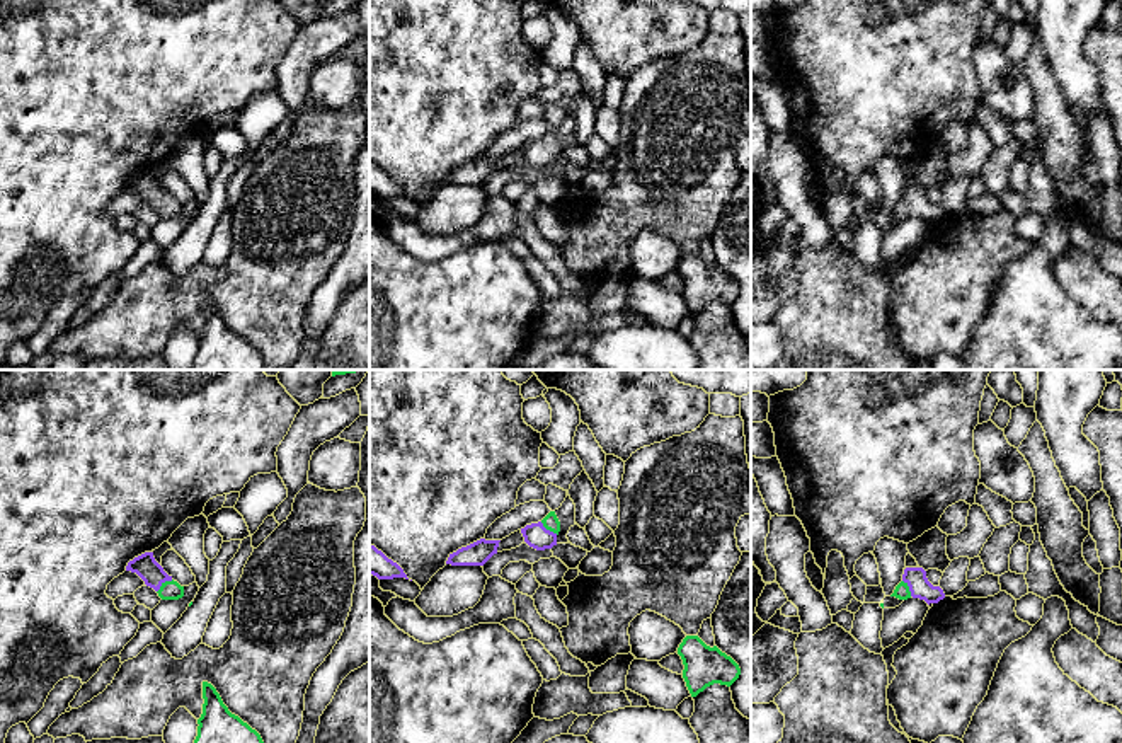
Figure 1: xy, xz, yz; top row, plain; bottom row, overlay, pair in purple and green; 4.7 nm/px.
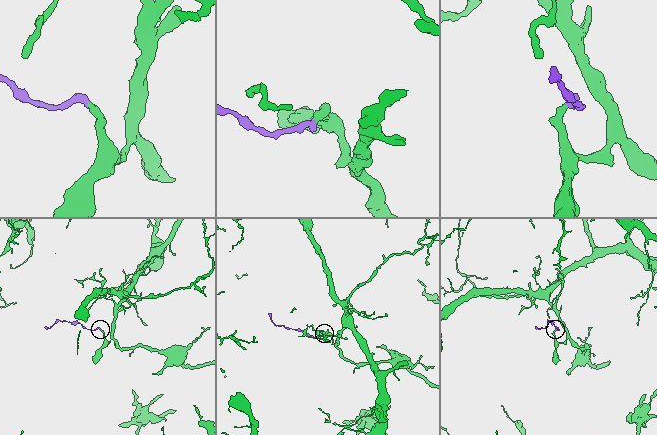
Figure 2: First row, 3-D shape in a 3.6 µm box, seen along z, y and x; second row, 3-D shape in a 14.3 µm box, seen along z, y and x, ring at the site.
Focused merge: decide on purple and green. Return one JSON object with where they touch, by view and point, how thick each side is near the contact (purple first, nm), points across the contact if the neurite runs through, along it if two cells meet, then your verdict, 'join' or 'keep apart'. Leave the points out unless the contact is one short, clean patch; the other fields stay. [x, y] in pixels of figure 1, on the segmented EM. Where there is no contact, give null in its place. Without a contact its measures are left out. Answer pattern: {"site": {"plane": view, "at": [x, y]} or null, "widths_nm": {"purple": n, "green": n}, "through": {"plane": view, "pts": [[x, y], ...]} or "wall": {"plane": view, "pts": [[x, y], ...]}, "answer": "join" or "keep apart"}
{"site": {"plane": "xy", "at": [164, 581]}, "widths_nm": {"purple": 110, "green": 100}, "through": {"plane": "xy", "pts": [[145, 566], [164, 581], [171, 590]]}, "answer": "join"}

